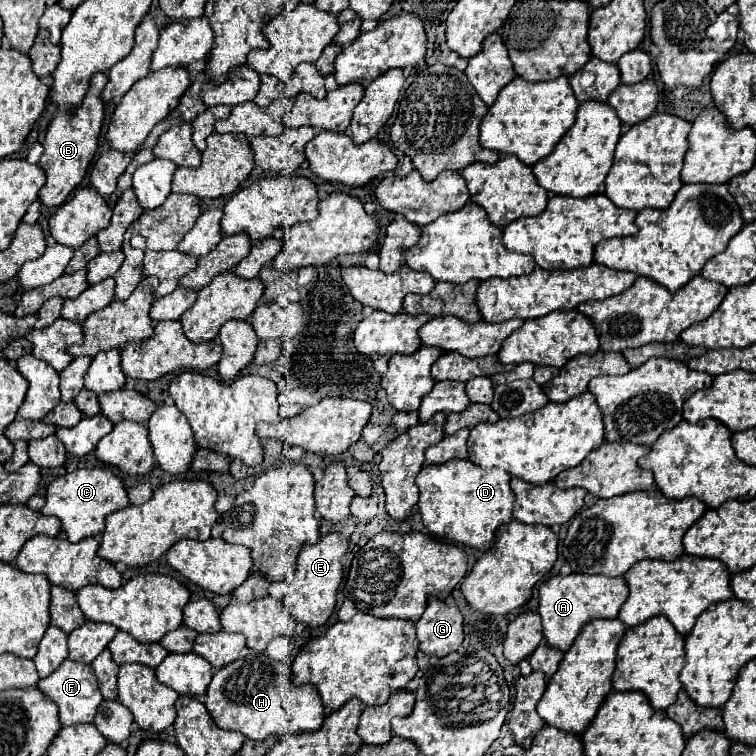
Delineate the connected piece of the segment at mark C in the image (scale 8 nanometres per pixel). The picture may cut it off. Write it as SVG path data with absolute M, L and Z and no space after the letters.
M91 467L91 469L77 469L57 477L47 487L45 507L41 511L59 517L67 539L77 543L85 537L101 533L105 529L105 515L123 509L127 505L129 505L129 497L123 479L115 475L113 469L109 467Z

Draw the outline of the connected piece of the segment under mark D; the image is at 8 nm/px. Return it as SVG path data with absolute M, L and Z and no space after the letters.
M451 459L441 465L425 465L415 479L421 495L419 509L423 525L439 539L487 551L493 545L497 527L513 521L515 495L509 481L511 475L505 469L485 469L469 459Z

